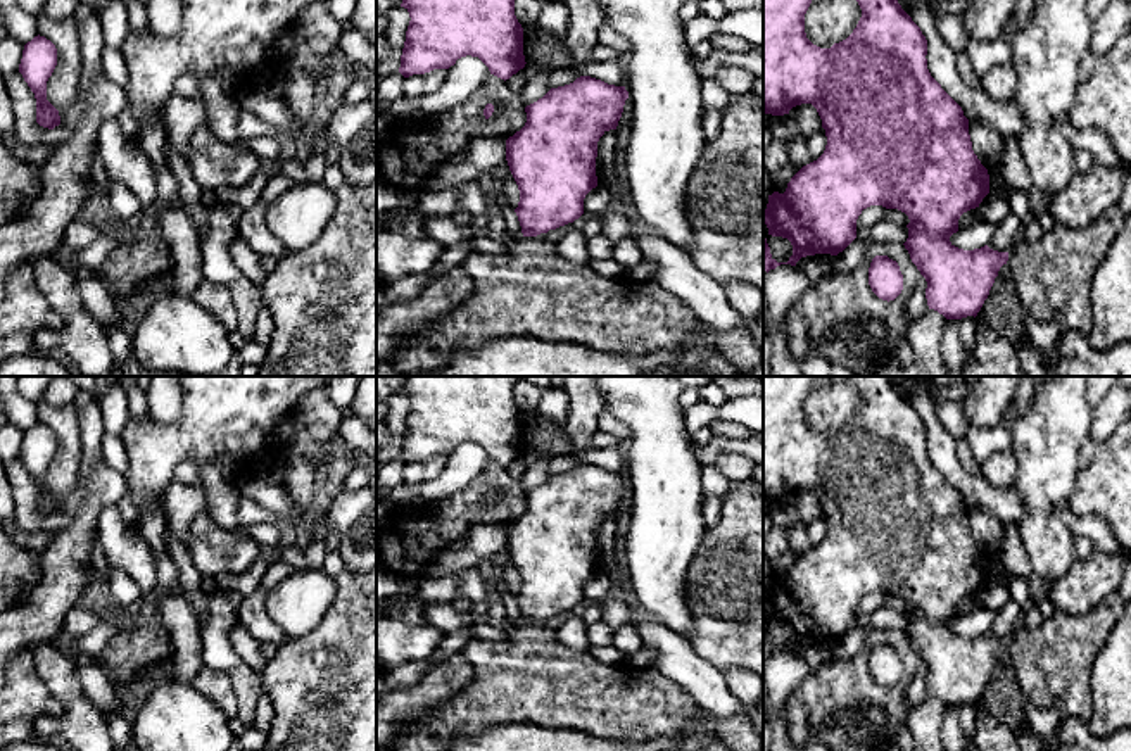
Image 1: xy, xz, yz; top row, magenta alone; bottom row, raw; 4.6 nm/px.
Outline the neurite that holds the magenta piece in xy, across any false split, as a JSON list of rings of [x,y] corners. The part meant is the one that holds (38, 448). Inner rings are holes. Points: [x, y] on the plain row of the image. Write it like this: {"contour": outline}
{"contour": [[[35,423],[24,432],[19,459],[36,485],[36,509],[54,516],[60,511],[59,497],[47,487],[47,468],[57,452],[57,435],[45,423]]]}

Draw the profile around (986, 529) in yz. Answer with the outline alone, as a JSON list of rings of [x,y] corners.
[[[972,504],[969,506],[969,521],[972,528],[972,537],[988,556],[998,552],[1003,539],[1003,523],[991,513]]]

